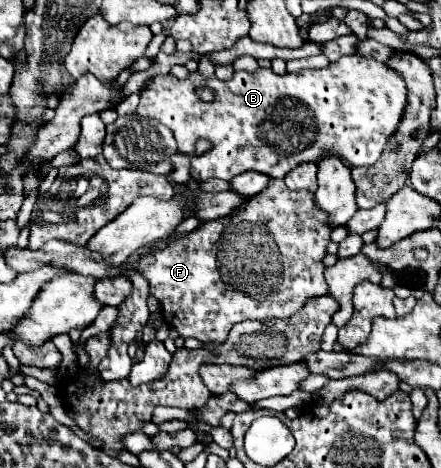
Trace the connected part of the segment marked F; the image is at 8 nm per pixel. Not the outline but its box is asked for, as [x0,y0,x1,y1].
[99,179,331,381]

